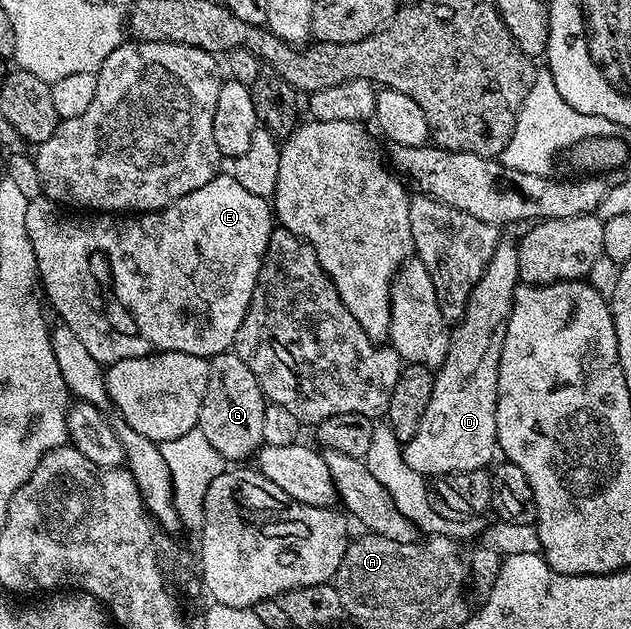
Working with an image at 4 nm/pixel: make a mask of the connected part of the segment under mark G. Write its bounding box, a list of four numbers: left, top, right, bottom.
[198,352,269,464]

